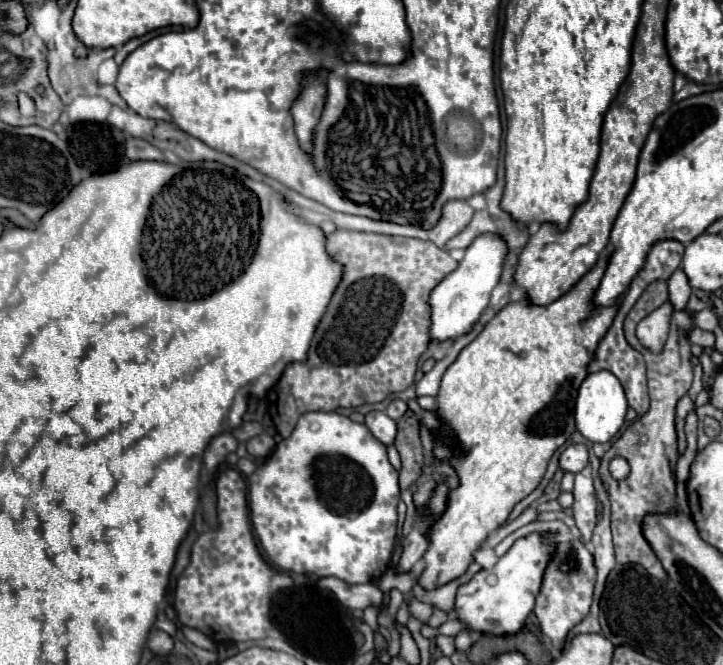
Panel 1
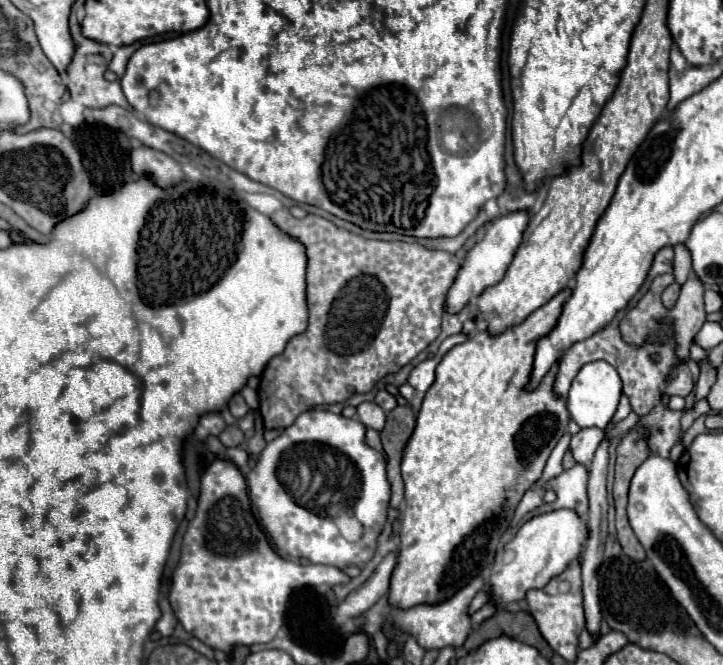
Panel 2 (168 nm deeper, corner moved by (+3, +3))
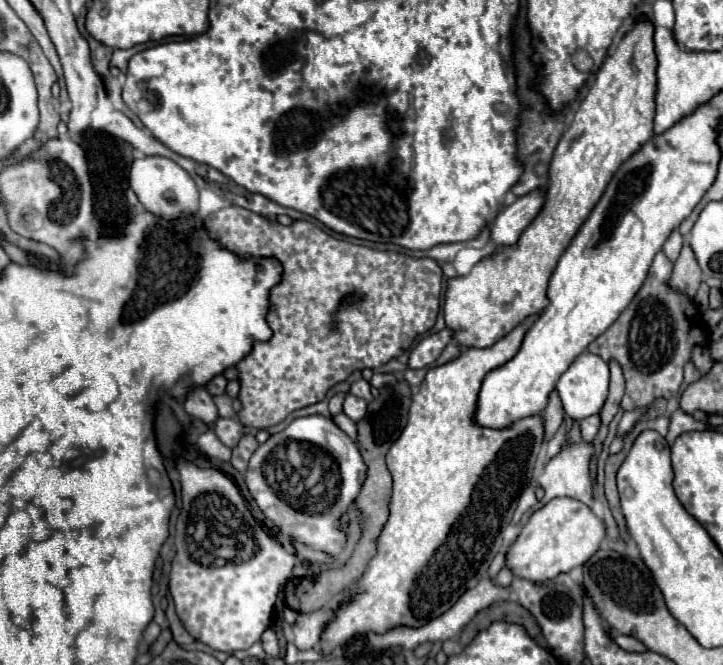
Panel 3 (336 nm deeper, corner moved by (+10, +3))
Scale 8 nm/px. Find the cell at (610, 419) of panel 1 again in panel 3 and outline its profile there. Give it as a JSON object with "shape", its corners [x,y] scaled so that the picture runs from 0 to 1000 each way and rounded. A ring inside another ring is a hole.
{"shape":[[[805,529],[791,547],[788,553],[775,565],[769,586],[775,592],[775,602],[780,608],[780,620],[791,629],[791,632],[808,632],[813,626],[830,623],[838,592],[841,592],[841,571],[844,571],[844,553],[841,547],[816,529]]]}

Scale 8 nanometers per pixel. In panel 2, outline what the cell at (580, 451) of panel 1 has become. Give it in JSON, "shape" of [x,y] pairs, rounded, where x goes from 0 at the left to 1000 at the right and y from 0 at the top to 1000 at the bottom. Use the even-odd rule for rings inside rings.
{"shape":[[[806,644],[790,659],[790,677],[793,686],[801,698],[815,698],[828,665],[834,662],[834,647],[831,644]]]}

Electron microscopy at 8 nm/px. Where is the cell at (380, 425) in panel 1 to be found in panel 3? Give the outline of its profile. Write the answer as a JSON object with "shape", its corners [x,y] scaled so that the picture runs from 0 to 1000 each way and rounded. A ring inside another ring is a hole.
{"shape":[[[479,592],[479,602],[476,602],[476,623],[479,626],[484,626],[490,635],[495,635],[506,626],[506,617],[509,617],[509,608],[501,598]]]}

